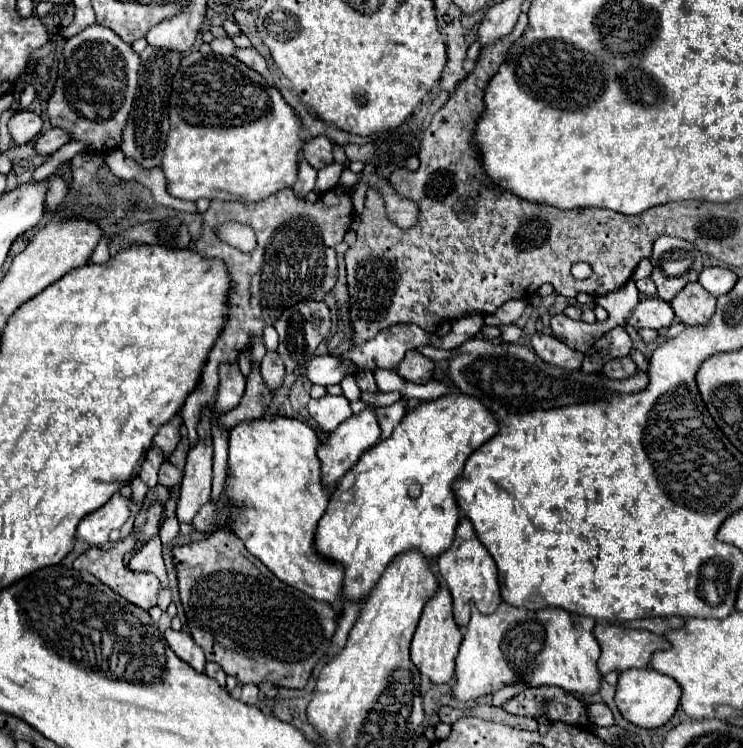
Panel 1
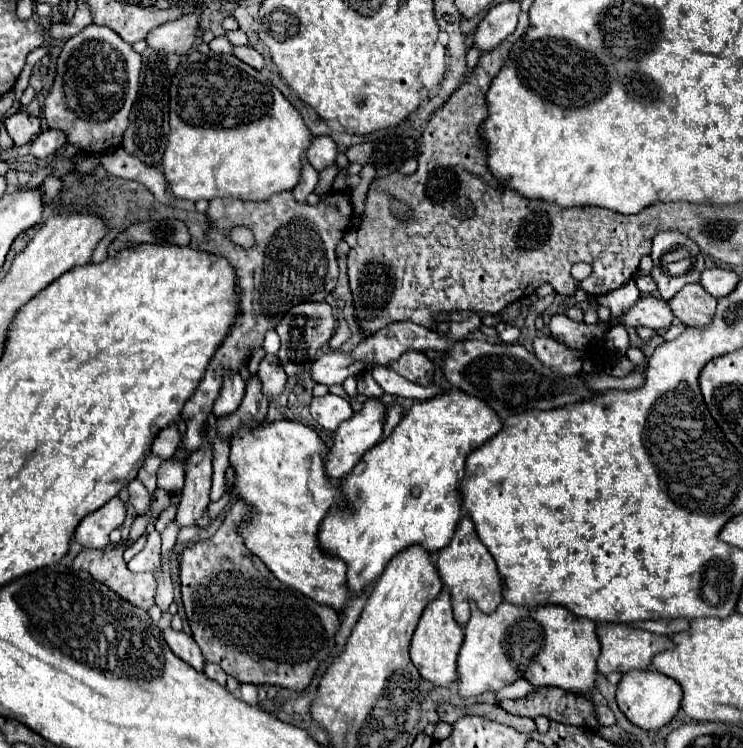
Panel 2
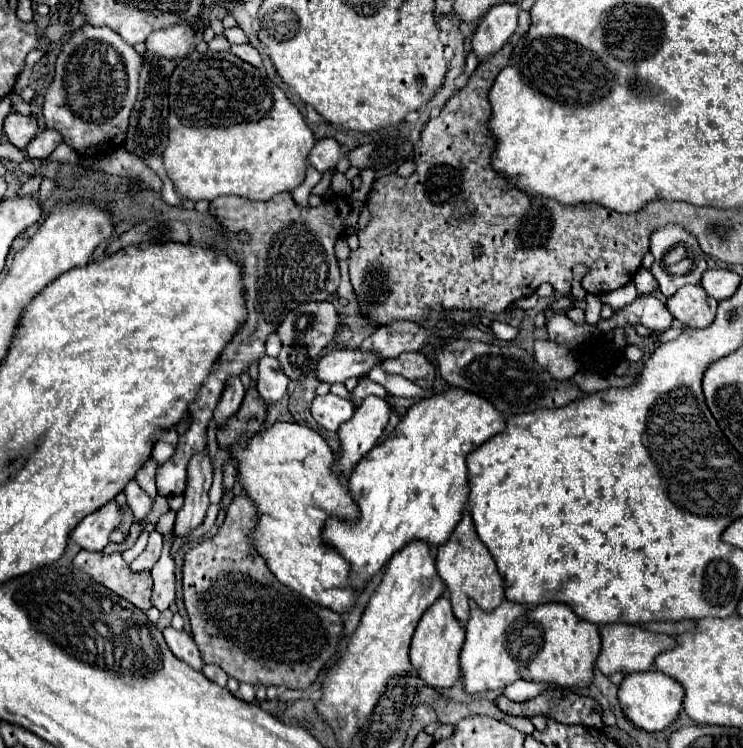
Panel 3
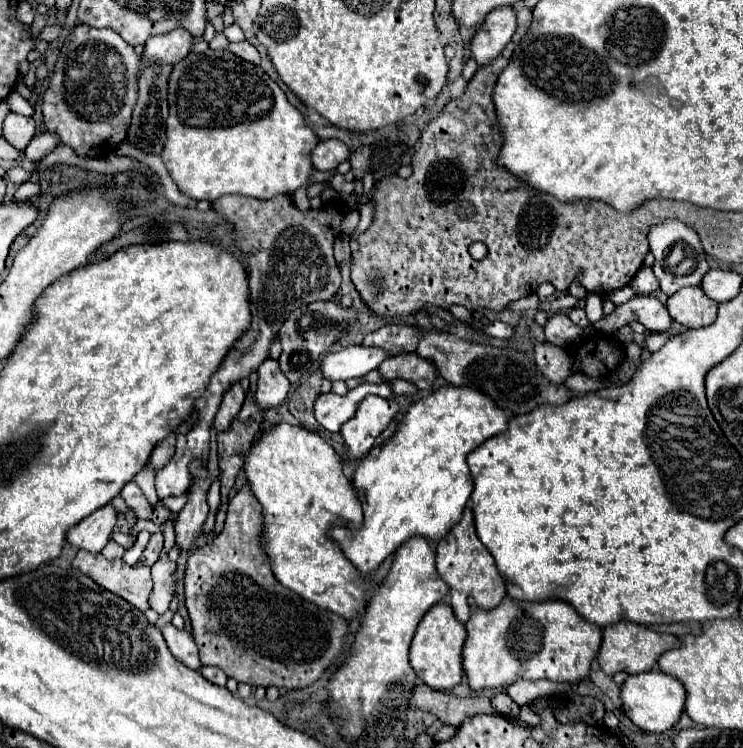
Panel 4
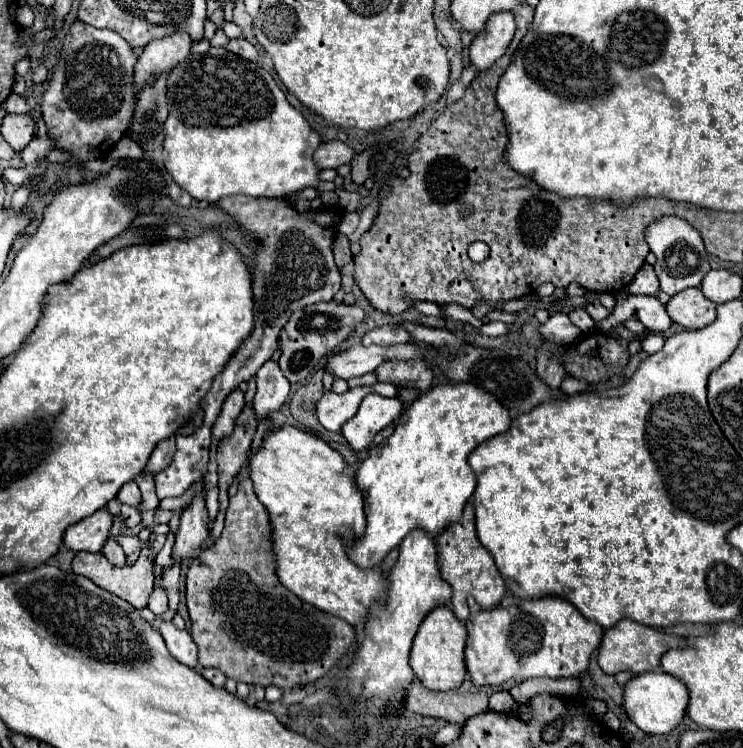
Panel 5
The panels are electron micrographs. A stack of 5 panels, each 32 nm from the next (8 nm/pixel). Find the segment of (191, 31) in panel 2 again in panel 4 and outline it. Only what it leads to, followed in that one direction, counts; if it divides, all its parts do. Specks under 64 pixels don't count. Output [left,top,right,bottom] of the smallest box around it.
[140,28,194,72]

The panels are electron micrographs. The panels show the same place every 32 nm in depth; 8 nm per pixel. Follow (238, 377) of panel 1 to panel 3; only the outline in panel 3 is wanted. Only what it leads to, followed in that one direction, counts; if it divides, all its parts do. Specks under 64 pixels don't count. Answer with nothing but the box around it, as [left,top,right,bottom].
[214,378,246,428]

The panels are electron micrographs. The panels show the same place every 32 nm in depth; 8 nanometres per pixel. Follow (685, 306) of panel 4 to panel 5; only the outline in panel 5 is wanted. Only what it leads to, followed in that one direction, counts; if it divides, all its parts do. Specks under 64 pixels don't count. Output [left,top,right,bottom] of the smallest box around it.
[666,288,716,330]

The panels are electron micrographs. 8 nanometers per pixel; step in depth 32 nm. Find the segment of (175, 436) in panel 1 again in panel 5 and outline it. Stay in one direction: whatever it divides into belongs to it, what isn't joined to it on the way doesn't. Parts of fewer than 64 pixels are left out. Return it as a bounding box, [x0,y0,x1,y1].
[142,438,176,474]

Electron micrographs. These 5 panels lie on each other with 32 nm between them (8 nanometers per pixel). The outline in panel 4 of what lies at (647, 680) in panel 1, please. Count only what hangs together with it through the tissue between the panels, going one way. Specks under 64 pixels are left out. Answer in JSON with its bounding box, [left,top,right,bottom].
[622,670,686,732]

